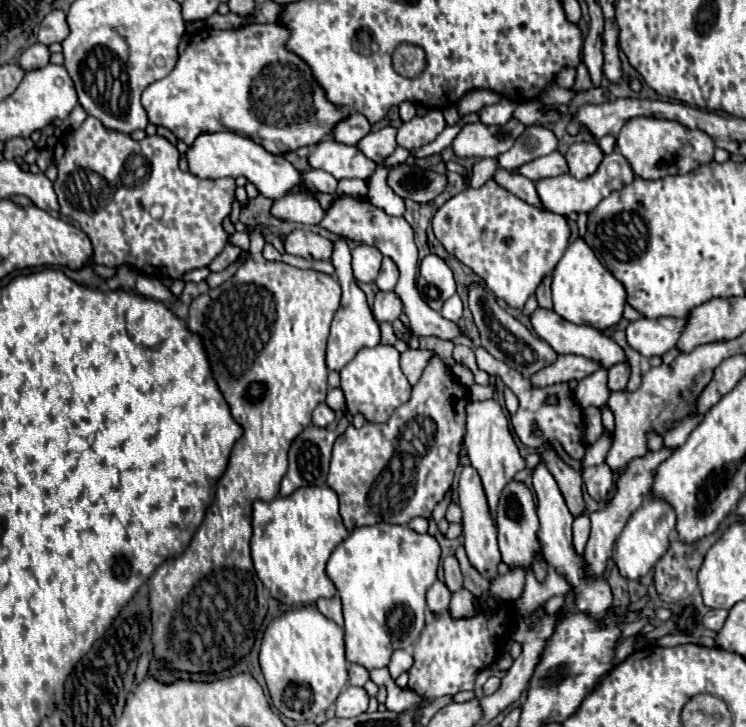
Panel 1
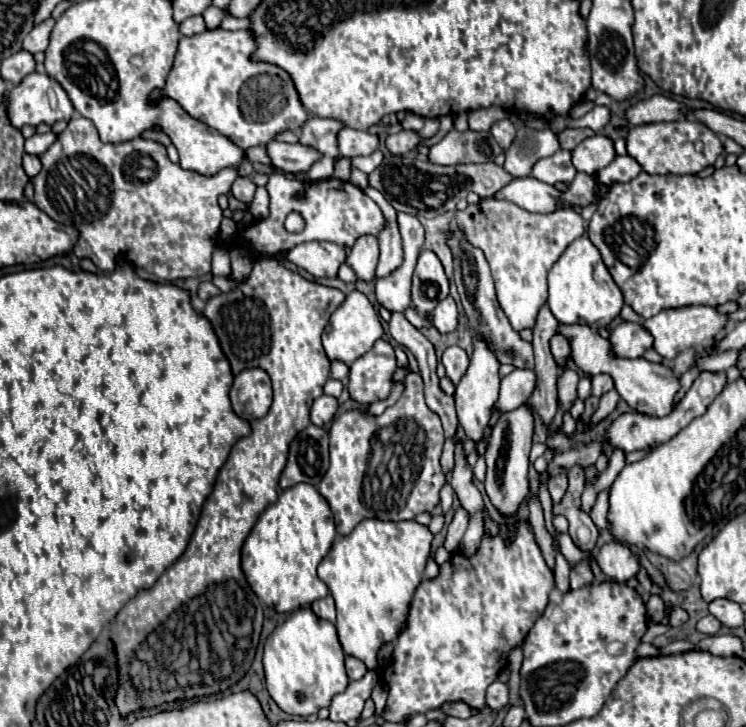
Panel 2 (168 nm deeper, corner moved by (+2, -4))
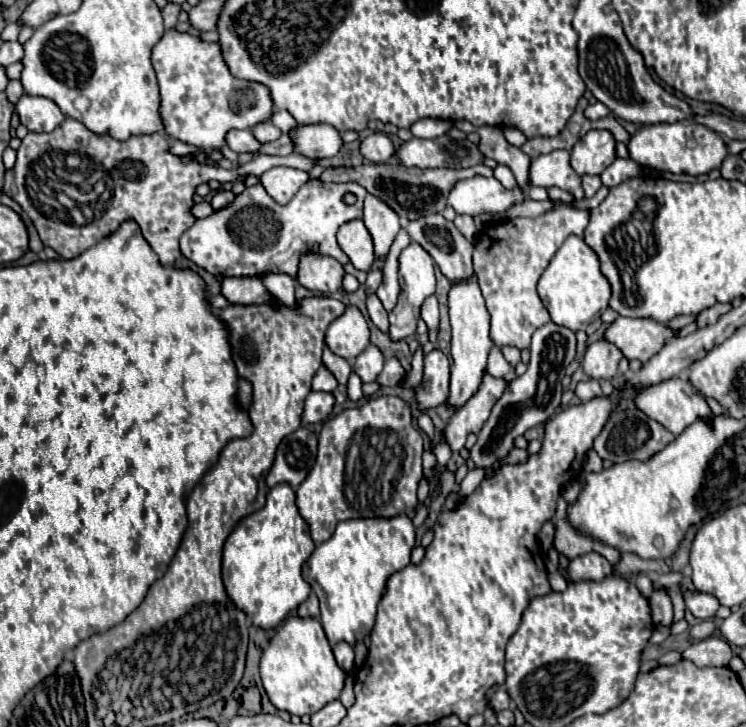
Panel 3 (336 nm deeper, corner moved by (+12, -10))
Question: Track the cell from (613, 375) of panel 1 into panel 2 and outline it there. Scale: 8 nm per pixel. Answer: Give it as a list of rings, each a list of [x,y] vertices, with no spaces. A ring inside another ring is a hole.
[[[598,374],[598,376],[592,376],[592,396],[600,398],[604,392],[612,390],[614,388],[614,382],[608,374]]]

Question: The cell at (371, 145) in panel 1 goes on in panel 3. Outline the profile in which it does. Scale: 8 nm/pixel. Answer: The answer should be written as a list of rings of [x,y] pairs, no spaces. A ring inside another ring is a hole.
[[[300,126],[292,132],[296,152],[310,158],[332,158],[342,148],[342,136],[334,126]]]

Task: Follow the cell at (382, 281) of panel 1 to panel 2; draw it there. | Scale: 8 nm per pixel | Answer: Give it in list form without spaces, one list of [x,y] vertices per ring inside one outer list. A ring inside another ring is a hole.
[[[368,186],[364,192],[380,206],[382,214],[386,216],[386,228],[382,228],[382,232],[378,232],[380,262],[378,262],[376,278],[382,278],[382,276],[388,276],[392,270],[396,270],[402,264],[402,240],[400,240],[398,222],[396,222],[396,210],[388,204],[388,200],[376,188]]]

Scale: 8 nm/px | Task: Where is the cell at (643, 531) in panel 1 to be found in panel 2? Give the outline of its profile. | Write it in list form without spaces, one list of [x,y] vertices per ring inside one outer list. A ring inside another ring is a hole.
[[[604,544],[596,556],[596,562],[602,568],[602,572],[616,582],[628,582],[640,570],[638,558],[626,546],[606,546]]]

